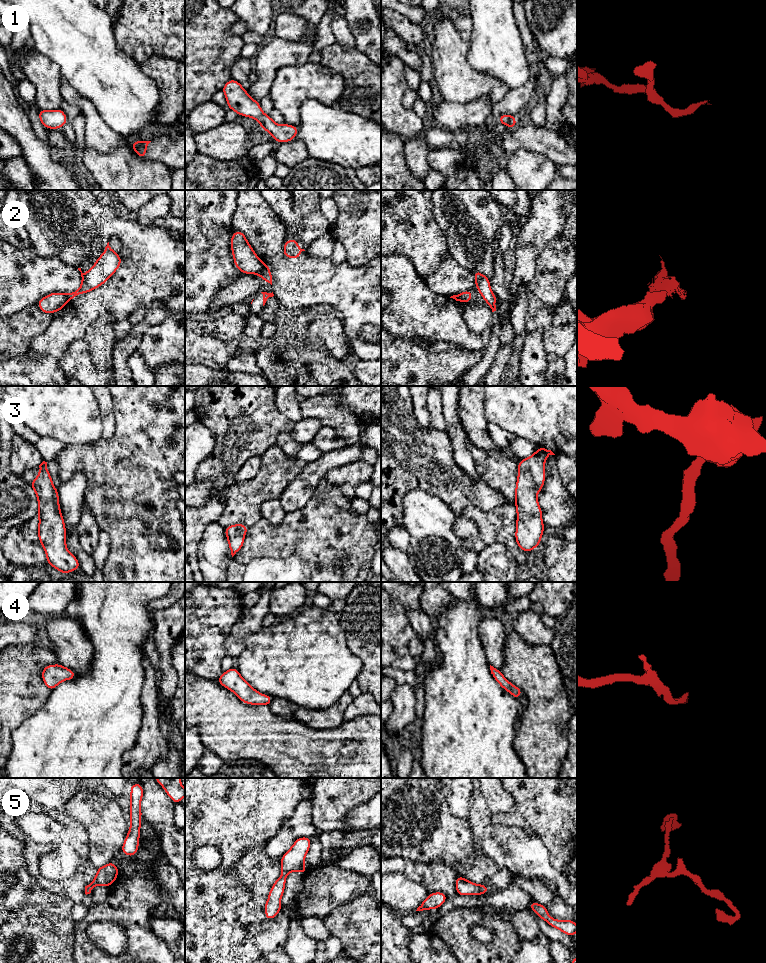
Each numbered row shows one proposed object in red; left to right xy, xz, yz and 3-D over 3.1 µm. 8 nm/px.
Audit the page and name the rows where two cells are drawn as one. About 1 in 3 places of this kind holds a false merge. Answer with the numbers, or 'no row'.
2

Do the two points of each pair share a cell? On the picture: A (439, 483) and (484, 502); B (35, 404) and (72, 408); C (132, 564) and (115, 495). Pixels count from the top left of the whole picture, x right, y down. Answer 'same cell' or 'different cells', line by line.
A: same cell
B: same cell
C: same cell

